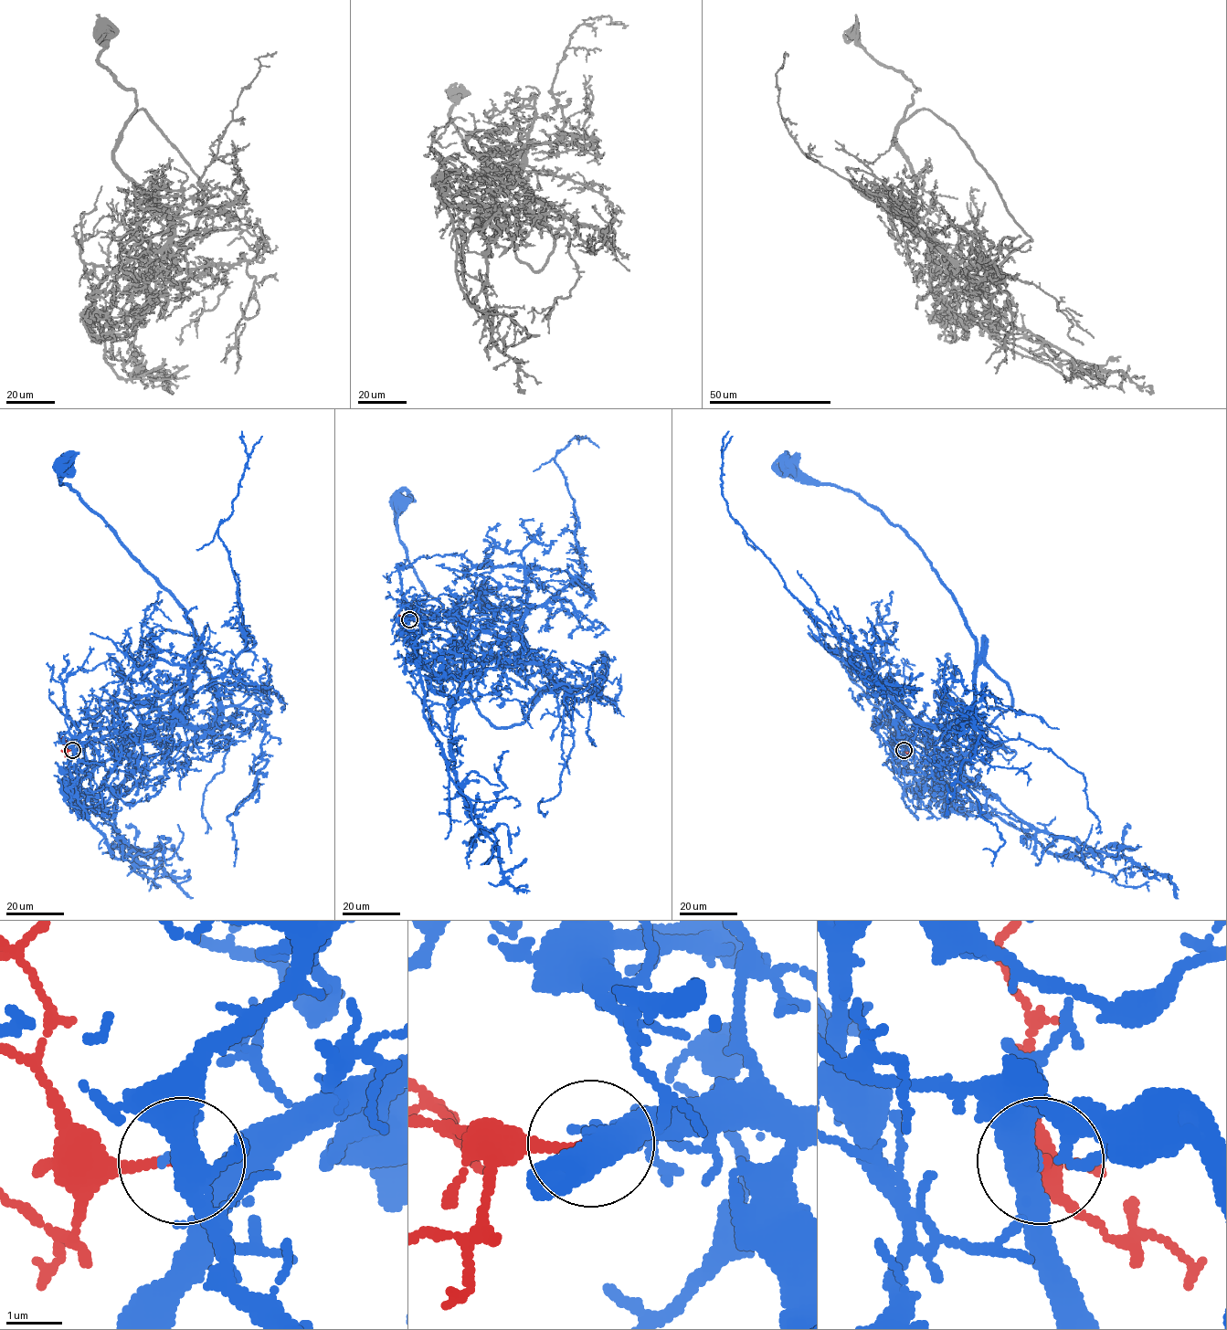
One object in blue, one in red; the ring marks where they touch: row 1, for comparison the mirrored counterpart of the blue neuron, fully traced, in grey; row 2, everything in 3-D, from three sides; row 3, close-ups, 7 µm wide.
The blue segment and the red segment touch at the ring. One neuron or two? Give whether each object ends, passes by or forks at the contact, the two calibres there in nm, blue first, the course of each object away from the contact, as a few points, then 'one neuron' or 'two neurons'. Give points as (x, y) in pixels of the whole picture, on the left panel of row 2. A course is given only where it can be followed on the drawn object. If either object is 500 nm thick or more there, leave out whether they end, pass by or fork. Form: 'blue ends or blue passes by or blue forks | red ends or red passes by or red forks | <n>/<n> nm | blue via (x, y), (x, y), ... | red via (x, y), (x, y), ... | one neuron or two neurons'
blue ends | red ends | 280/160 nm | blue via (72, 750), (111, 733), (206, 726), (217, 717), (216, 687), (183, 606), (60, 482), (63, 465) | red via (72, 750), (65, 744), (62, 737) | two neurons

